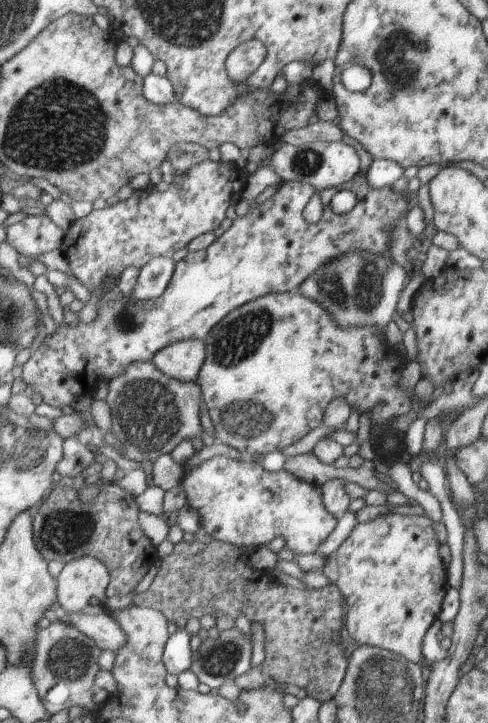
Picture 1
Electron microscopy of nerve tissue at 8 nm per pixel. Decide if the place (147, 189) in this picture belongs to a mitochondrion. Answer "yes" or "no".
no

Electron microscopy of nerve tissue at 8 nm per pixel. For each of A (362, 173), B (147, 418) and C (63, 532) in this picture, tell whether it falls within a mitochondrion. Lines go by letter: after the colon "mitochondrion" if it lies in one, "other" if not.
A: other
B: mitochondrion
C: mitochondrion

